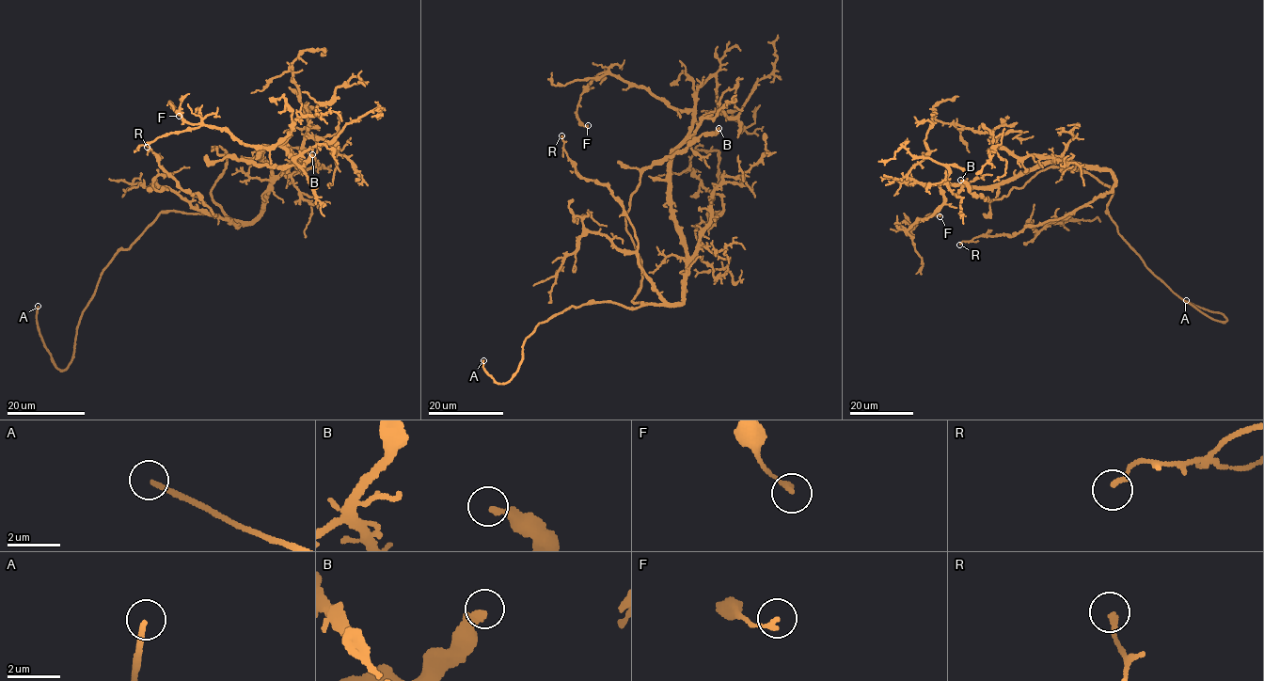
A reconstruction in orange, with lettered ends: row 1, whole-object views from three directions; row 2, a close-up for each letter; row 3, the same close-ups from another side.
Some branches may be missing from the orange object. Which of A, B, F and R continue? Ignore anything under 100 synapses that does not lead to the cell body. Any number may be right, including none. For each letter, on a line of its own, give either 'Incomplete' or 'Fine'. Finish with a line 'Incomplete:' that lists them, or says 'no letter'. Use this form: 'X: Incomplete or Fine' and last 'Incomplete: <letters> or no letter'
A: Incomplete
B: Fine
F: Fine
R: Fine
Incomplete: A

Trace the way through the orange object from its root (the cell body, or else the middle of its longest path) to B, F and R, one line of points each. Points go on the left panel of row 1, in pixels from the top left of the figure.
B: (262, 204), (251, 222), (228, 219), (211, 194), (227, 152), (213, 148), (278, 167), (312, 154)
F: (262, 204), (273, 170), (260, 154), (288, 134), (258, 148), (189, 122), (168, 102), (179, 116)
R: (262, 204), (259, 215), (237, 226), (231, 219), (214, 215), (197, 194), (181, 190), (147, 147)

